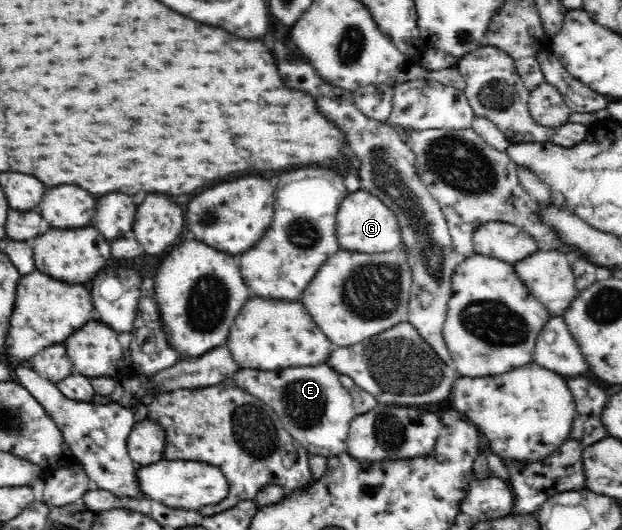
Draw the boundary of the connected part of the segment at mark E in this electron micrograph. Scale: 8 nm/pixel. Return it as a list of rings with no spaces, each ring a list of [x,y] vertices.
[[[298,366],[292,370],[252,370],[238,368],[238,372],[232,376],[232,380],[246,392],[271,406],[282,421],[285,430],[292,435],[310,454],[320,456],[338,456],[347,450],[347,436],[349,434],[350,422],[357,415],[354,410],[351,394],[342,386],[339,374],[328,366]]]

